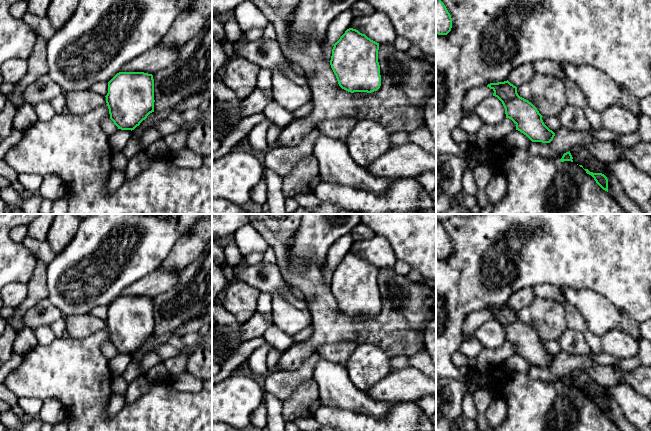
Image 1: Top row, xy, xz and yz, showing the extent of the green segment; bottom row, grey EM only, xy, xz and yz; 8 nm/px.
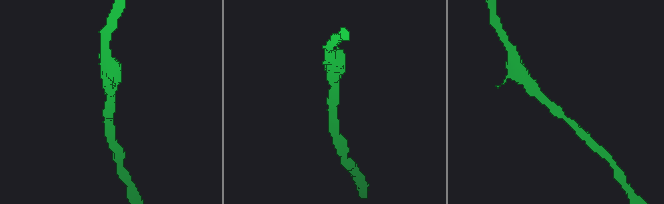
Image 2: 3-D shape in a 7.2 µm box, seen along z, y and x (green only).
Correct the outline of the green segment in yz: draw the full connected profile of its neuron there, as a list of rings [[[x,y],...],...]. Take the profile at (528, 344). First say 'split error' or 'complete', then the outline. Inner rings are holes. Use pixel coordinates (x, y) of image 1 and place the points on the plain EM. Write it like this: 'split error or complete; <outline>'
complete; [[[508,304],[487,309],[494,315],[505,332],[506,342],[516,348],[516,354],[526,359],[532,366],[550,367],[555,357],[543,346],[542,339],[528,324],[520,321],[517,311]]]

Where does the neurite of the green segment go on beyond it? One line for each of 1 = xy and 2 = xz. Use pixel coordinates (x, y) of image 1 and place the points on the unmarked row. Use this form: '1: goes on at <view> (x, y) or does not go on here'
1: does not go on here
2: does not go on here

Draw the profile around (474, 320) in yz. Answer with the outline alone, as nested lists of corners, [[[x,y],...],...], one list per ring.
[[[487,310],[469,313],[462,326],[463,339],[466,337],[472,337],[483,323],[493,319],[493,317],[493,313],[490,313]]]

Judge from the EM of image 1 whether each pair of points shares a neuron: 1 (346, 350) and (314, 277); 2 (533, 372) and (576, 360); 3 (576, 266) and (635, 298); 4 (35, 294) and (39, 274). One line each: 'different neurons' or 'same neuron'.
1: different neurons
2: same neuron
3: same neuron
4: same neuron

